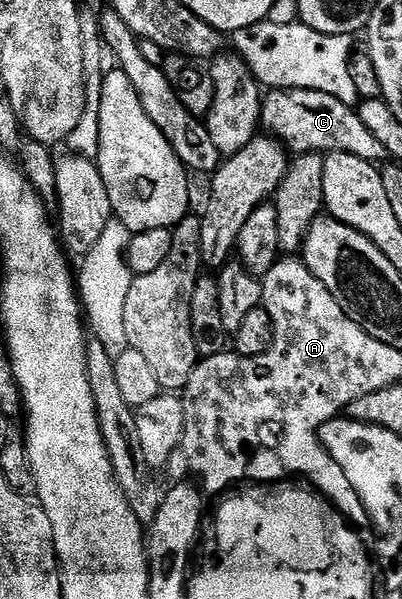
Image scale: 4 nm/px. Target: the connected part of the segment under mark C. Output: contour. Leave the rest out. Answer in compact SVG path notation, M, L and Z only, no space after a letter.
M274 88L264 93L261 102L260 127L268 135L278 139L290 153L346 152L355 154L370 162L381 162L386 159L383 145L363 126L356 111L350 105L339 102L329 94L319 90Z

